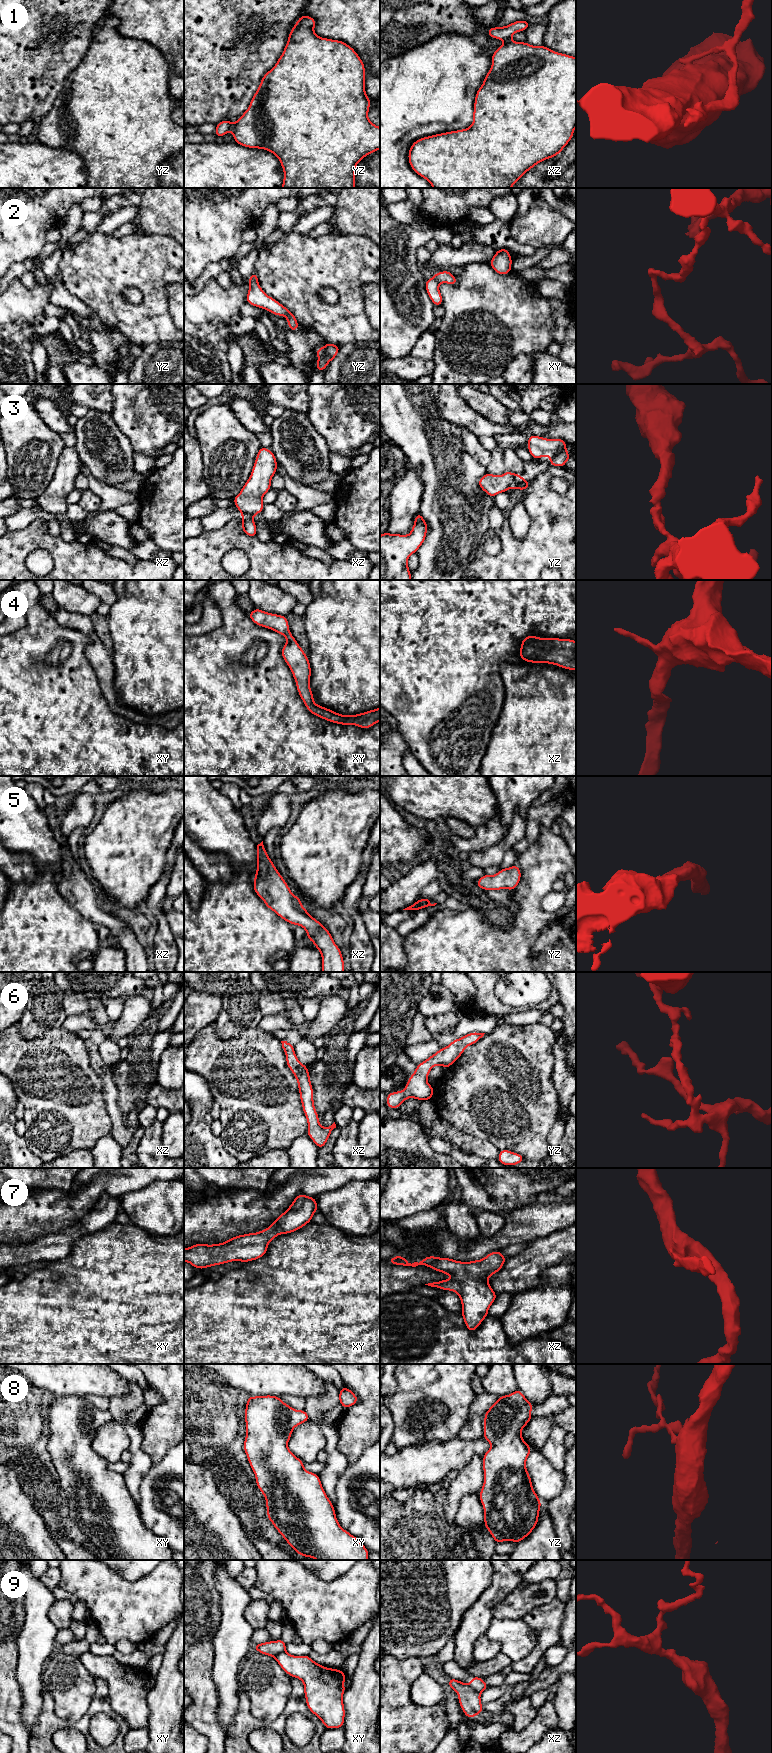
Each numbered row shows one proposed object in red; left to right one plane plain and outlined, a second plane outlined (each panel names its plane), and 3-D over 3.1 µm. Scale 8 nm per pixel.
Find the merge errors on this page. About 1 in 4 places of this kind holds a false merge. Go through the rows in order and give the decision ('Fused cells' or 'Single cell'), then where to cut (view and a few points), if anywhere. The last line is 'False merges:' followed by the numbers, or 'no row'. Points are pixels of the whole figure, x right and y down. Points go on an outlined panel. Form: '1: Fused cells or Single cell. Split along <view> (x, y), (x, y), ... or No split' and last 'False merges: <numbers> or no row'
1: Fused cells. Split along yz (233, 124), (231, 129)
2: Fused cells. Split along xy (434, 276), (439, 282)
3: Fused cells. Split along xz (252, 518), (246, 518), (242, 525)
4: Single cell. No split
5: Single cell. No split
6: Single cell. No split
7: Single cell. No split
8: Single cell. No split
9: Fused cells. Split along xz (469, 1685), (479, 1694)
False merges: 1, 2, 3, 9

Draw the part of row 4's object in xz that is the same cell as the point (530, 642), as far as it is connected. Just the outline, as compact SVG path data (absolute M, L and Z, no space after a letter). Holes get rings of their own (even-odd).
M530 635L521 641L519 655L525 662L554 664L567 670L576 670L576 641L572 639Z

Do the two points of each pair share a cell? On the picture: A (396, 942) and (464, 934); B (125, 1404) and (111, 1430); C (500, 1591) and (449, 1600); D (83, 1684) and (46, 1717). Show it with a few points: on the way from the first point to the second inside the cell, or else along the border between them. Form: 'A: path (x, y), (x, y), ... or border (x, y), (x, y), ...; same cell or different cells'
A: border (403, 939), (403, 951), (407, 961); different cells
B: border (114, 1419), (118, 1422); different cells
C: border (492, 1573), (489, 1586), (465, 1611); different cells
D: border (45, 1689), (53, 1699), (54, 1713), (74, 1723); different cells

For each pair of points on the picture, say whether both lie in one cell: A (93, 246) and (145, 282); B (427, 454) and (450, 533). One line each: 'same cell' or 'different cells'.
A: same cell
B: same cell

